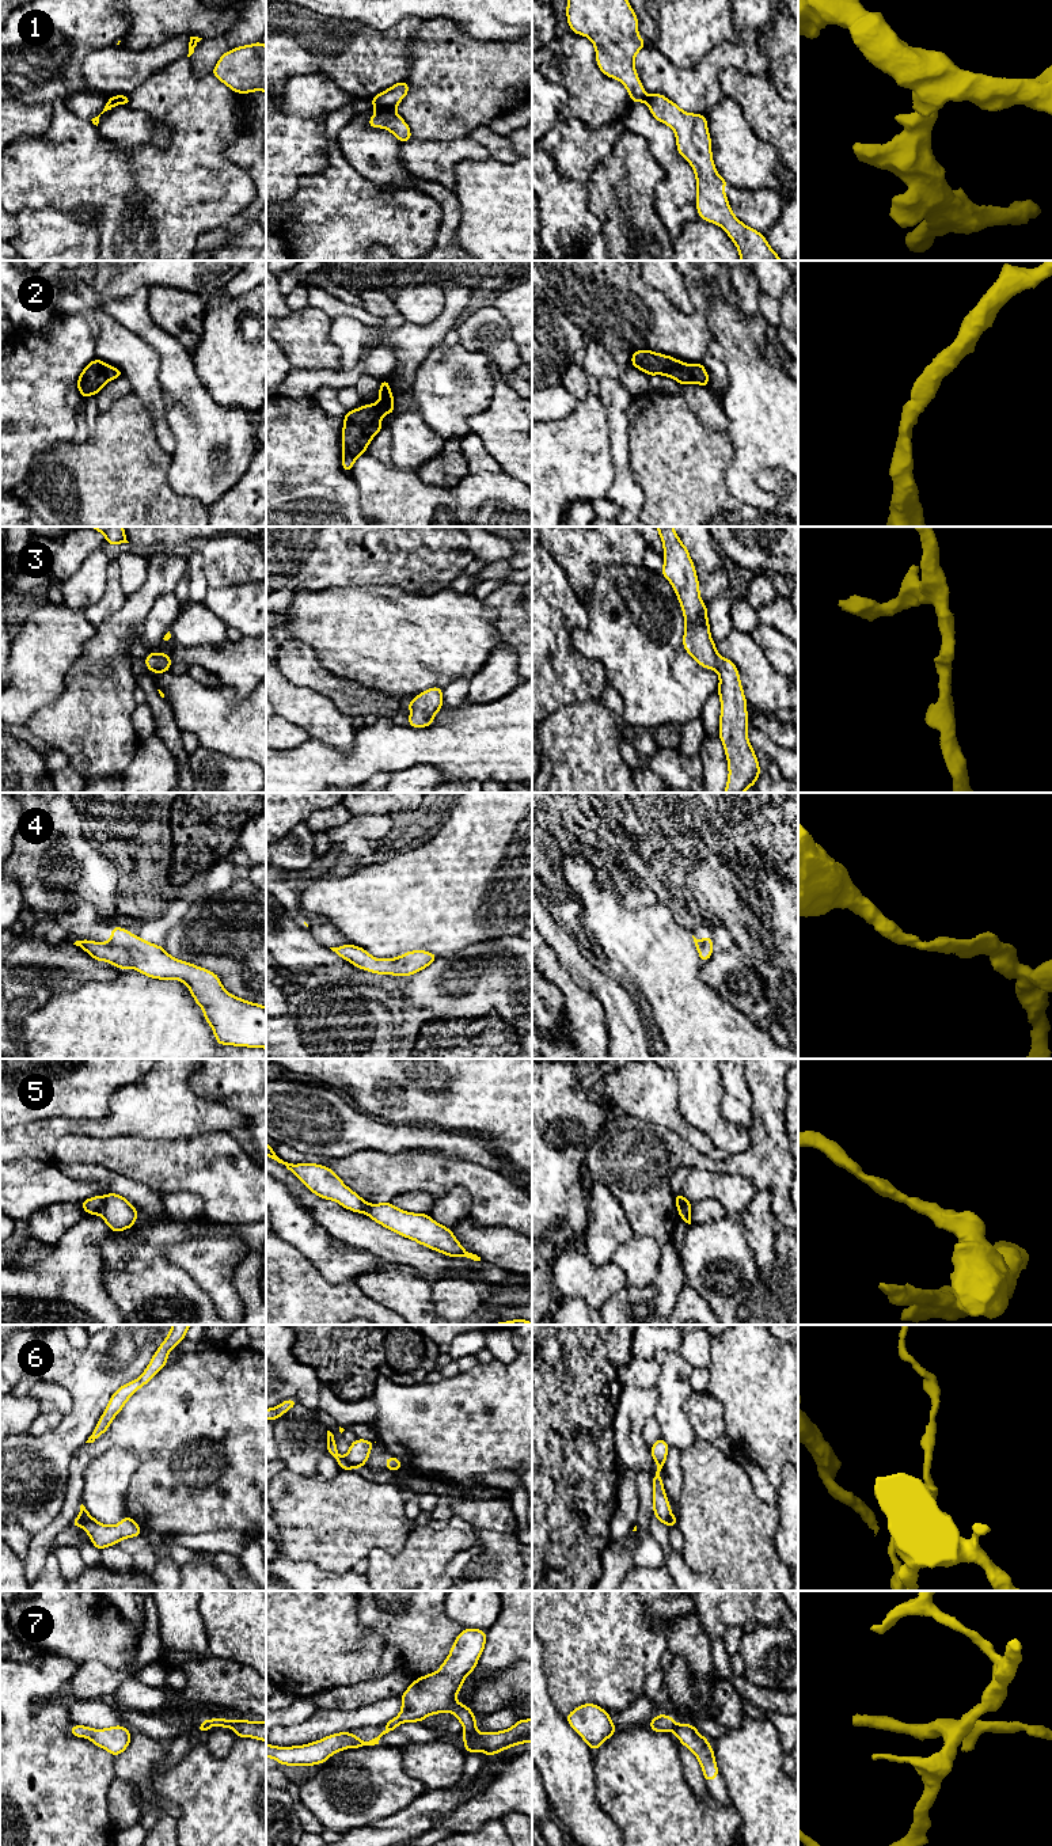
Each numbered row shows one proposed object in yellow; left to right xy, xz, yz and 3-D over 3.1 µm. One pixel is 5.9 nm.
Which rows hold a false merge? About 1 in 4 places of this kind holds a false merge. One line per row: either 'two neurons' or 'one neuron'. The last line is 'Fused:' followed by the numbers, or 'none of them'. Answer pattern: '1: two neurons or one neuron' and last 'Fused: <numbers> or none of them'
1: two neurons
2: one neuron
3: one neuron
4: one neuron
5: two neurons
6: two neurons
7: two neurons
Fused: 1, 5, 6, 7

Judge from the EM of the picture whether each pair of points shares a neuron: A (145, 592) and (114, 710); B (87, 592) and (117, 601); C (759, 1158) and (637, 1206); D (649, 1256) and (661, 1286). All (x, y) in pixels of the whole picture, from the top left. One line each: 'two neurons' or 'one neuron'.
A: one neuron
B: two neurons
C: one neuron
D: two neurons

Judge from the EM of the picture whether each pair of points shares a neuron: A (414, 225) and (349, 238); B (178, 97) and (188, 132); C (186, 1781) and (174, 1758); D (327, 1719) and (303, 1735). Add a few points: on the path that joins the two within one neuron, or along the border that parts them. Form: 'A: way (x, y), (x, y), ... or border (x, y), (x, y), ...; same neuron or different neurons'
A: way (398, 230), (365, 230); same neuron
B: way (185, 105), (188, 107), (188, 124); same neuron
C: border (190, 1746), (177, 1763), (163, 1770), (155, 1766); different neurons
D: way (322, 1723), (308, 1732); same neuron

